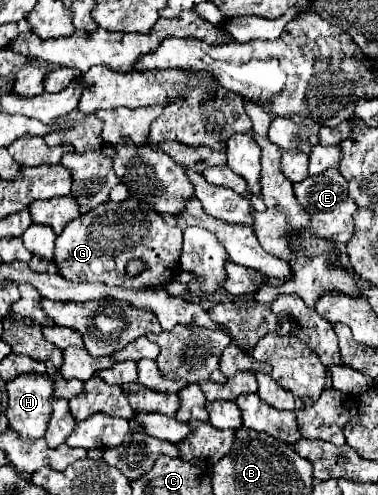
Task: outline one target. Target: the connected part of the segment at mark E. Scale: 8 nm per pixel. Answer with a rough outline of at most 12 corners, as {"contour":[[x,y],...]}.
{"contour":[[340,170],[294,184],[308,234],[346,244],[356,202]]}

